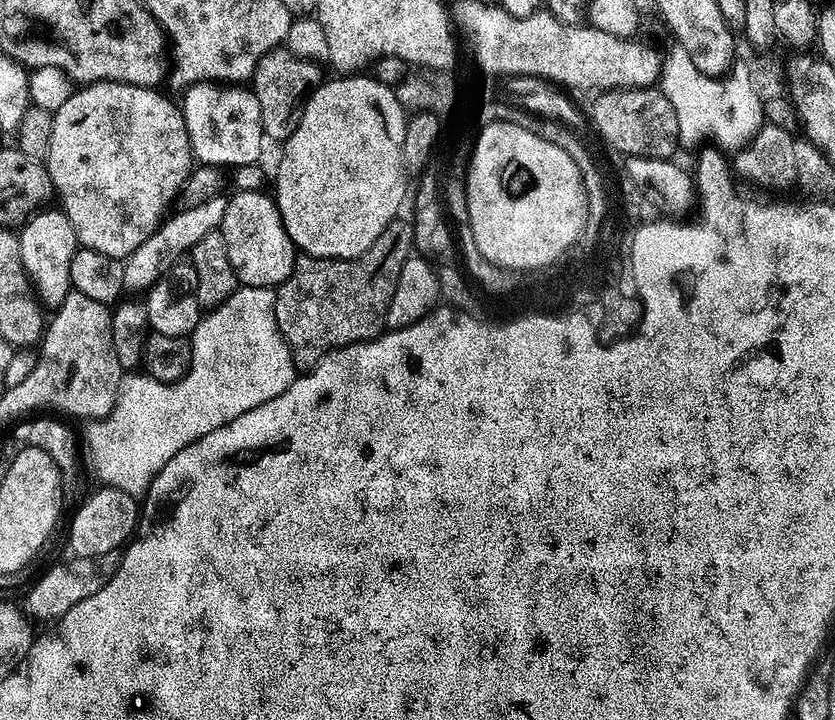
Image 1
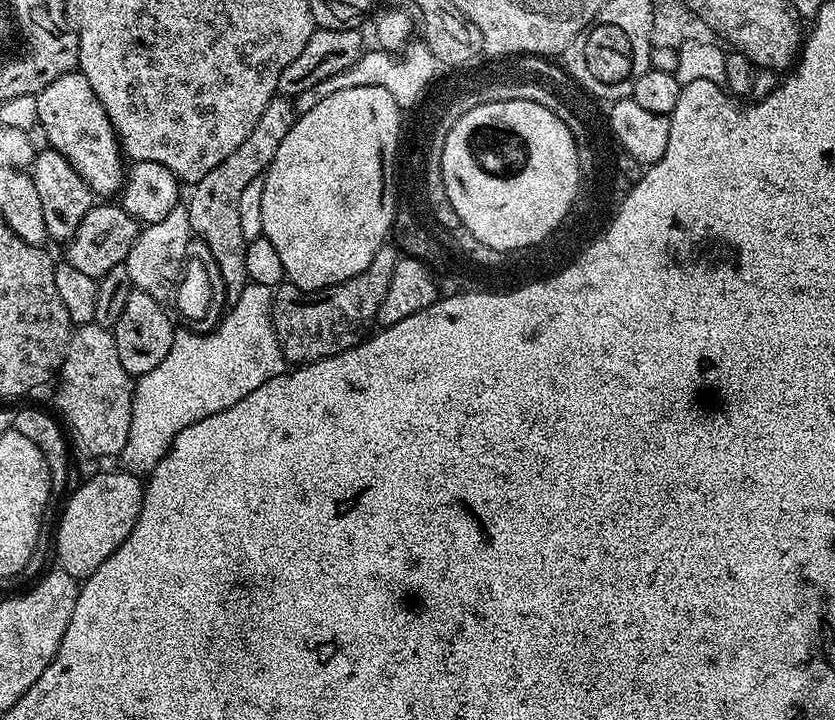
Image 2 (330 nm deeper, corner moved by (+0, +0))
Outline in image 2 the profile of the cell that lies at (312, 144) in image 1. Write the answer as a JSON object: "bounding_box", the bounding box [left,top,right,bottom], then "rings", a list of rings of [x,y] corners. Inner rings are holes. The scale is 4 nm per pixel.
{"bounding_box":[262,86,398,292],"rings":[[[350,86],[346,90],[338,90],[338,94],[330,94],[330,98],[323,99],[322,102],[314,106],[309,113],[297,115],[291,130],[286,134],[286,138],[282,138],[282,146],[278,146],[278,154],[274,154],[270,166],[262,176],[264,181],[264,189],[262,190],[262,234],[272,243],[272,245],[274,245],[274,250],[278,250],[278,258],[282,258],[282,266],[284,267],[284,275],[287,283],[293,284],[296,288],[301,288],[304,292],[320,292],[322,289],[334,286],[338,282],[346,282],[346,278],[354,278],[354,274],[362,274],[362,270],[366,270],[366,266],[370,266],[374,254],[378,254],[378,250],[389,239],[398,203],[398,200],[391,195],[392,192],[387,192],[387,190],[389,190],[388,176],[391,175],[393,145],[396,144],[397,121],[395,104],[394,98],[390,94],[390,90],[382,90],[382,86]]]}

